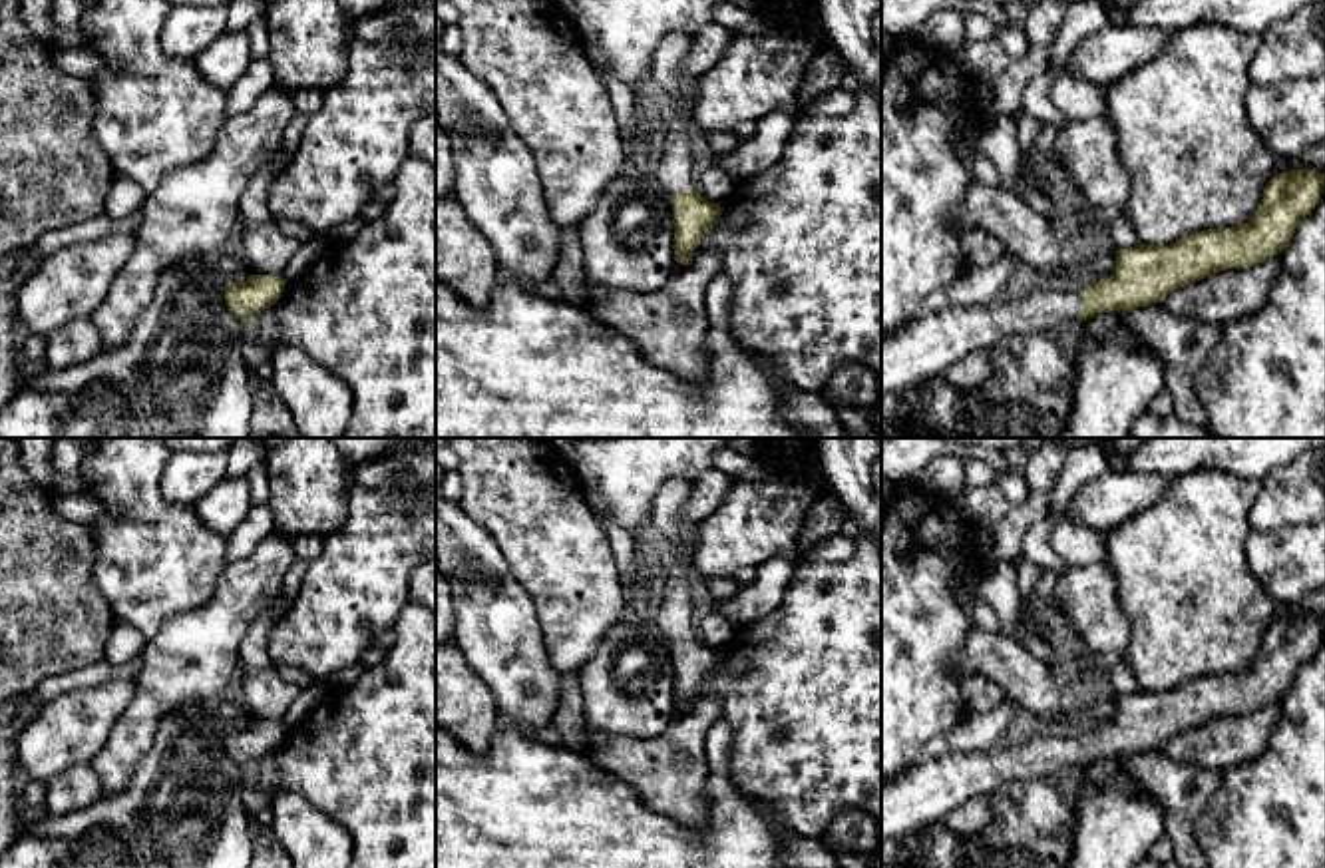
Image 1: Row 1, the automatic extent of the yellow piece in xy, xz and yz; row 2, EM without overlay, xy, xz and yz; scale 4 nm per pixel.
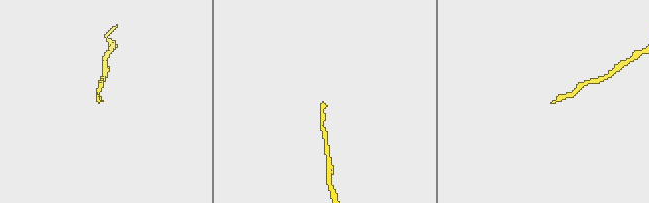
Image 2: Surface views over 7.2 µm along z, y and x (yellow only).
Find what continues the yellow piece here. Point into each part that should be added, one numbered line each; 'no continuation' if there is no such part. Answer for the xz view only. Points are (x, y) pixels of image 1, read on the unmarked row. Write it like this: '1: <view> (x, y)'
1: xz (671, 610)

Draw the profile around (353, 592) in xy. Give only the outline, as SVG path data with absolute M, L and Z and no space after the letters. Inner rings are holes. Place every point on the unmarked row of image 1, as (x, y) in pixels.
M436 438L358 464L346 500L346 518L324 536L292 605L269 635L271 659L308 671L316 683L360 661L368 645L394 629L410 601L412 569L436 557Z

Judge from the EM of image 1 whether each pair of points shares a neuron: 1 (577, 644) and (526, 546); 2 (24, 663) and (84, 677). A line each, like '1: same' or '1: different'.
1: same
2: different

